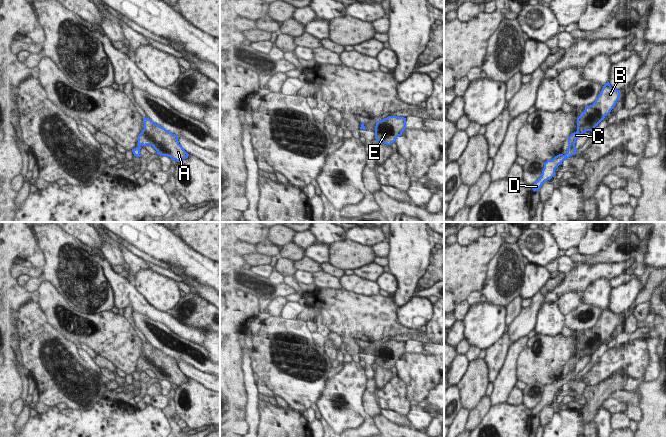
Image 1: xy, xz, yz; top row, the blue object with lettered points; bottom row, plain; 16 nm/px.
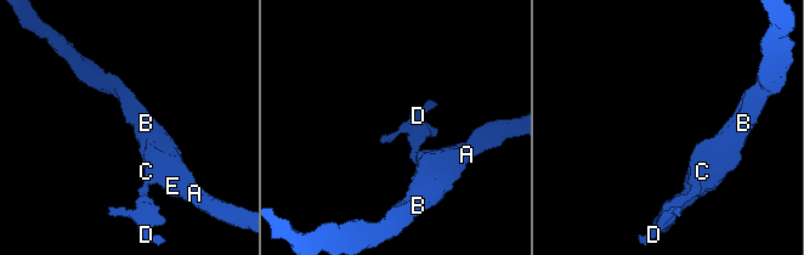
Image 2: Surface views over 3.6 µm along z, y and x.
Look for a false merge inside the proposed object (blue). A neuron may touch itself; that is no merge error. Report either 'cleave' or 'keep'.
cleave

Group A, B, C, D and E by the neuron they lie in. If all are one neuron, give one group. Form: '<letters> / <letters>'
A B C E / D

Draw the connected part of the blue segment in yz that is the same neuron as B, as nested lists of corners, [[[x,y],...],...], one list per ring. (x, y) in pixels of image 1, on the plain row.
[[[607,306],[592,329],[585,332],[577,342],[577,355],[568,362],[570,371],[575,370],[576,364],[586,355],[593,355],[595,351],[611,336],[620,321],[620,314],[611,311]]]

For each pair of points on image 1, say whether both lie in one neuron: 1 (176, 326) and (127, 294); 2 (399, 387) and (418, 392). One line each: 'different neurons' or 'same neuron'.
1: same neuron
2: different neurons

